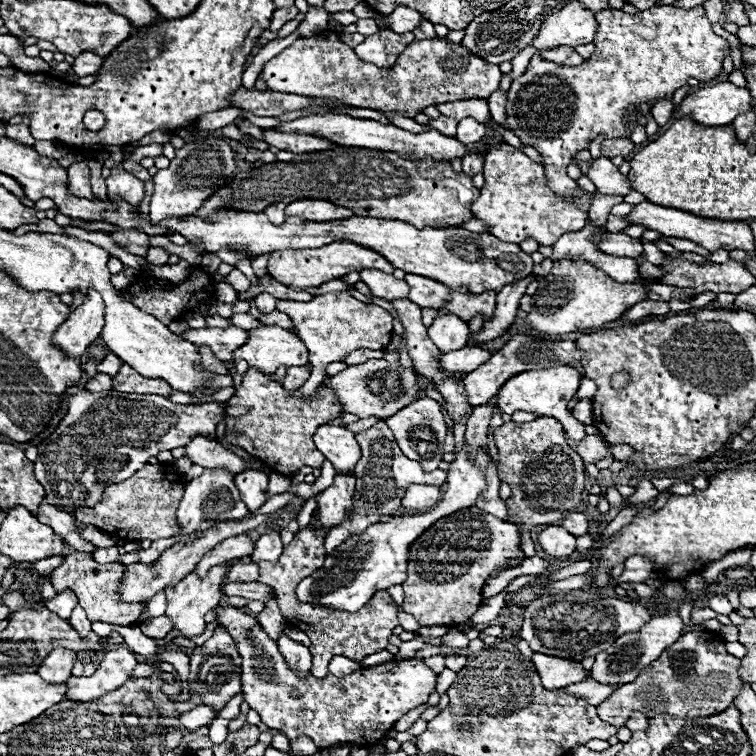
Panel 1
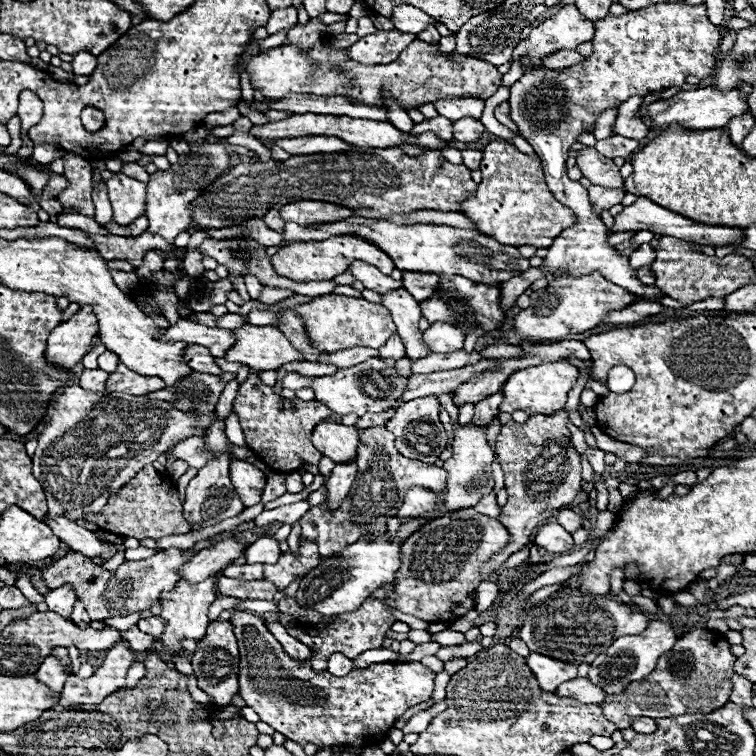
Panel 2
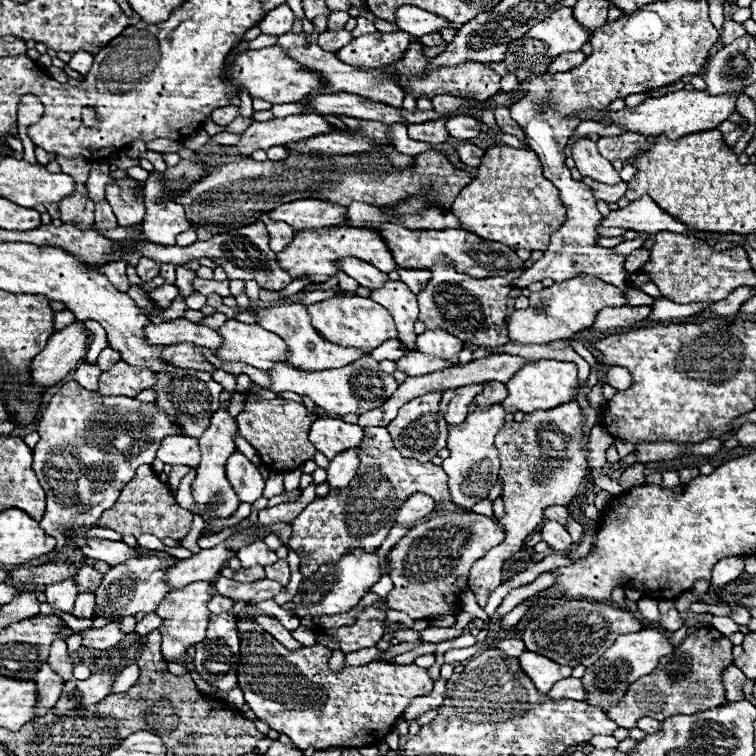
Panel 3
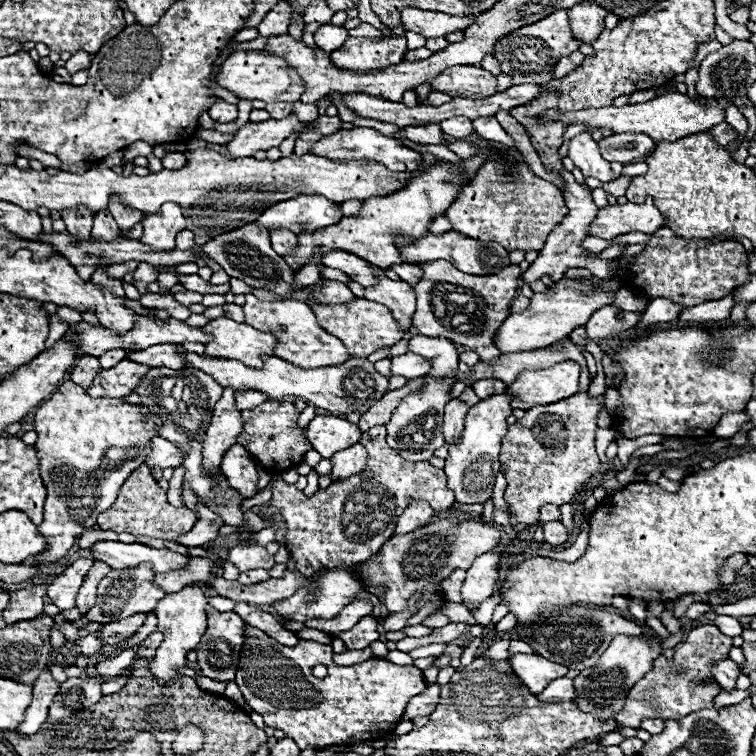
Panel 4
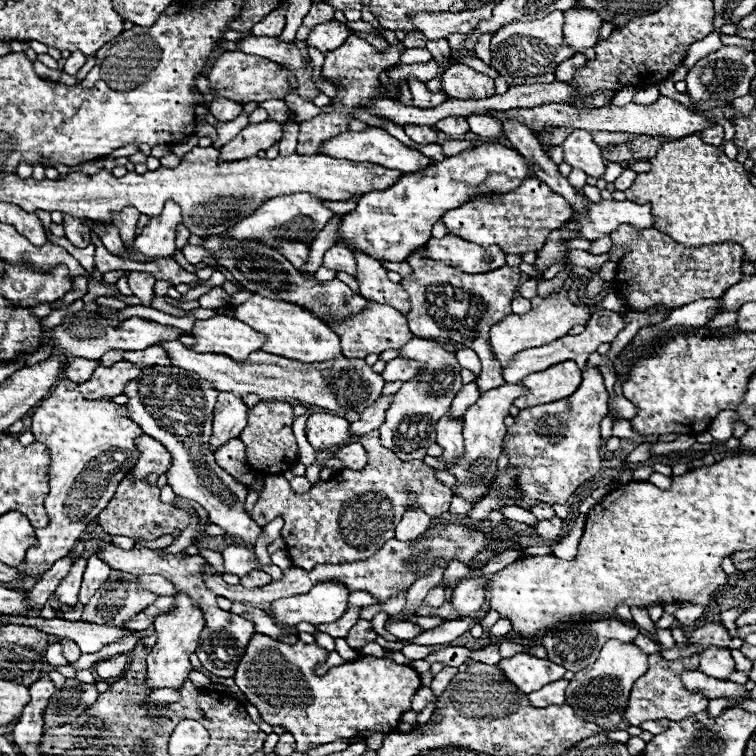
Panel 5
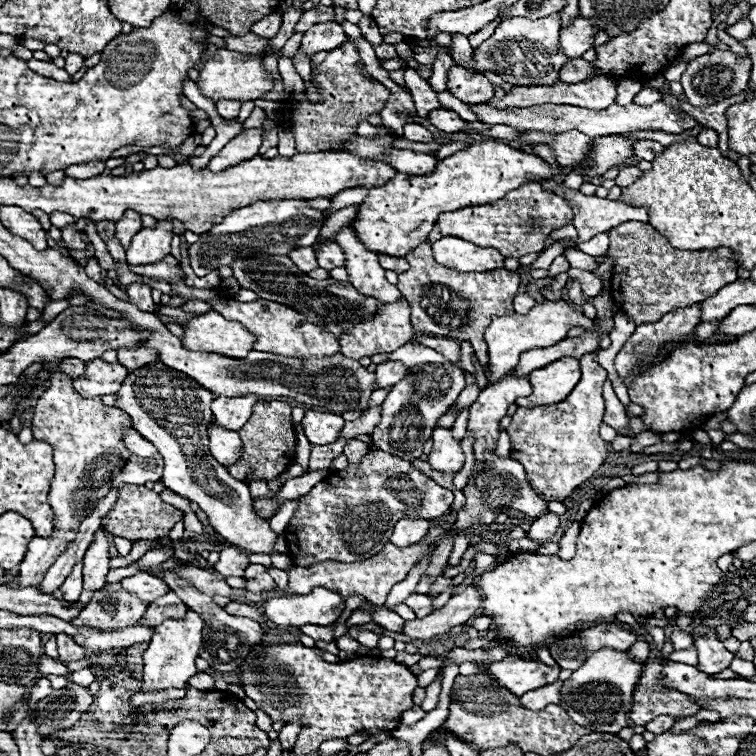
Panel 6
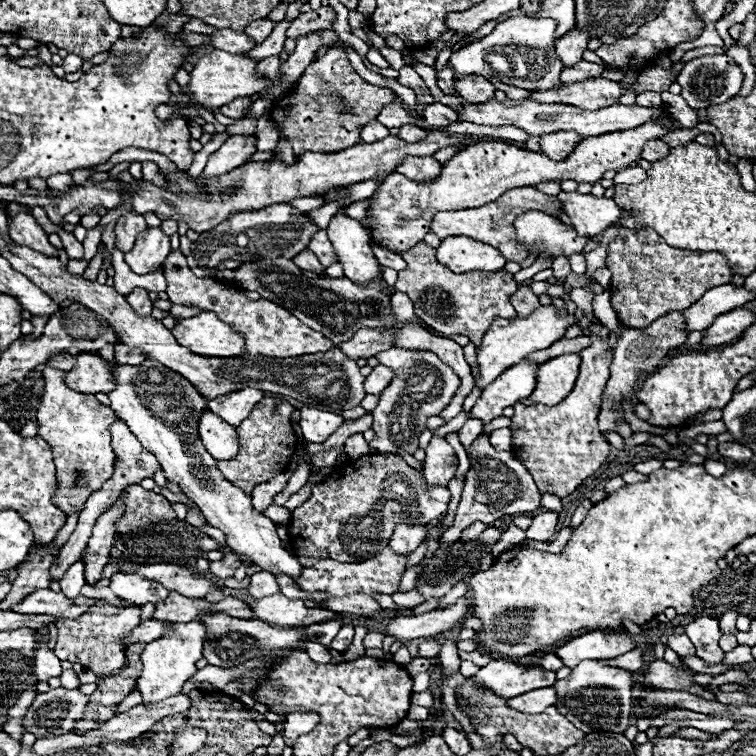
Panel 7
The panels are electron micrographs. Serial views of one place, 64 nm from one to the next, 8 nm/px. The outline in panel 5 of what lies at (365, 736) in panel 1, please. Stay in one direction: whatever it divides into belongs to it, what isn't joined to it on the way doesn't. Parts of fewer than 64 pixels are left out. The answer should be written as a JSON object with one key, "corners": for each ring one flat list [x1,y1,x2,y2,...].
{"corners":[[254,634,250,640,246,654,242,656,236,670,236,684,246,694,246,698,260,710,262,718,272,726,282,726,286,732,292,732,296,738,296,752,308,752,326,742,334,742,340,738,368,738,374,732,390,734,398,728,400,718,406,710,410,710,410,700,420,688,420,676,414,668,396,664,390,658,374,658,362,656,354,662,346,662,342,666,332,666,324,676,316,674,316,666,324,664,328,652,318,644,280,644,264,634]]}

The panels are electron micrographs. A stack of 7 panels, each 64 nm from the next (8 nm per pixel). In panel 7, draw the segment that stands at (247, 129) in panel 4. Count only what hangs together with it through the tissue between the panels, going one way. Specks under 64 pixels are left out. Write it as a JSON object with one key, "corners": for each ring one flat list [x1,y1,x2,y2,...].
{"corners":[[230,136,216,152,210,154,206,168,202,170,202,174,206,178,214,178,214,176,224,176,228,172,232,172,234,168,242,166,246,160,250,160,250,156,256,152,256,138,250,136]]}

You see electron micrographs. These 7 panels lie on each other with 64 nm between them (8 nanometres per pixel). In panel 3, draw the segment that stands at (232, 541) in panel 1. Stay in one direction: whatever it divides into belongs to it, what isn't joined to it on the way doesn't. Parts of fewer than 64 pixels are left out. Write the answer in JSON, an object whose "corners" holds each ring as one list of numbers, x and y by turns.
{"corners":[[218,544,208,550,200,550,200,554,194,554,182,560,178,566,168,568,166,584,170,590,176,590,192,582,212,582,218,576,220,568,224,568,232,556,234,550,226,548,224,544]]}

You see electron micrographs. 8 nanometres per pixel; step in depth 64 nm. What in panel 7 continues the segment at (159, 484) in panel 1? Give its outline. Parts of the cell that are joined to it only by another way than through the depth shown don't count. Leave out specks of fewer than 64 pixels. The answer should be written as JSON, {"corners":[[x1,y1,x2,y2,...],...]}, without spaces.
{"corners":[[130,486,126,492,126,500,128,500,126,514,118,522,118,528,116,528,118,534,144,532,152,524,176,518,176,512,172,510,170,502,152,490]]}

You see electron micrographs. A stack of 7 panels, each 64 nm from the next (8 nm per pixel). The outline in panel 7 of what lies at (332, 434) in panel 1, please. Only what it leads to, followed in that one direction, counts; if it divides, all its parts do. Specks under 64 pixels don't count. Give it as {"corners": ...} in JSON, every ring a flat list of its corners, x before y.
{"corners":[[300,408,300,426,306,442,324,442,340,428,344,418,340,414,322,412,314,408]]}

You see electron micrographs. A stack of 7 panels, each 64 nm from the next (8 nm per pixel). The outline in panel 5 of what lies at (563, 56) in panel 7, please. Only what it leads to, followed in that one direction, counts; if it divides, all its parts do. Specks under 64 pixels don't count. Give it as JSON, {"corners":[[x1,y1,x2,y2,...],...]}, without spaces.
{"corners":[[572,8,564,20,564,40,574,52,592,48,600,36,600,16,586,8]]}

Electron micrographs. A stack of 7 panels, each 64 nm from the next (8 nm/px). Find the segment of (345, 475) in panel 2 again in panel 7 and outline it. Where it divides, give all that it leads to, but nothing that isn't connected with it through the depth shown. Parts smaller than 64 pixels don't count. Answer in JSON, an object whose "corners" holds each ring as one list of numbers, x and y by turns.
{"corners":[[352,434,352,436,346,440,344,450,348,452,348,458,350,458,350,460,358,460,360,456,368,454,368,442,364,440,362,434]]}

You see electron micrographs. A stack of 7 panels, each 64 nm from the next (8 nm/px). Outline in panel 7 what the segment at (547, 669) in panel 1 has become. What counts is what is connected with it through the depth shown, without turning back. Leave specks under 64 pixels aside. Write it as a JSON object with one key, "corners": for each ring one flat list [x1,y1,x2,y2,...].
{"corners":[[492,660,482,666,472,680,500,698,520,696,532,688,548,688,556,682,556,672,542,666,520,666,506,660]]}

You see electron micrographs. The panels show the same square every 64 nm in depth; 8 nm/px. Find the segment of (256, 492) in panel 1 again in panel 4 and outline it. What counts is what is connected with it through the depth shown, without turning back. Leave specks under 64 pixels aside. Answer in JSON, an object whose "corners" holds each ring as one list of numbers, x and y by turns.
{"corners":[[234,444,224,452,220,468,228,476,230,486,242,492,244,498,252,498,256,494,258,470,242,444]]}

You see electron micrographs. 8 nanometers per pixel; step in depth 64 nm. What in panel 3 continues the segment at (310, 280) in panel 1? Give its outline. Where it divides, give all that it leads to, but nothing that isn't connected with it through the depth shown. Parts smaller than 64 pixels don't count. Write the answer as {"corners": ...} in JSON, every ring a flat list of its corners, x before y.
{"corners":[[346,222,342,226,330,228,330,230,300,232,300,234,294,236,292,244,286,250,276,254,280,266,292,278,312,276,314,282,326,282,334,272,338,272,338,266,334,262,344,258,344,256,356,256,360,260,368,260,372,266,380,268,386,274,398,268,396,260,392,260,392,252,388,252,388,246,384,244,382,236,374,228,354,228,354,226,346,224]]}

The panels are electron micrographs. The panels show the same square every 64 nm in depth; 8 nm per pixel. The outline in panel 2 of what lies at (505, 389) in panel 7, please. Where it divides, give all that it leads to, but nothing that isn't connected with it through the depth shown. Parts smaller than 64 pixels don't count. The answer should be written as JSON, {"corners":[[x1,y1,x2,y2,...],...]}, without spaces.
{"corners":[[474,422,470,424,452,424,454,428,454,440,452,440,452,458,444,462,444,468,448,470,448,488,444,496,444,510,436,512,434,516,442,516,444,512,460,510,460,508,472,508,480,502,482,496,492,492,494,478,492,478,492,462,494,462,494,452,486,440,486,432,490,424,476,426]]}

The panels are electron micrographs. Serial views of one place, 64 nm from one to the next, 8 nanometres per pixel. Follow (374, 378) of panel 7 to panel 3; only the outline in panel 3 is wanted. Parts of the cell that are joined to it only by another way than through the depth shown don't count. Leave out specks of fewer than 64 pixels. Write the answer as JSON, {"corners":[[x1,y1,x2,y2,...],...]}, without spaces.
{"corners":[[408,352,406,356,396,360,396,368,406,372,406,376,424,376,438,370,444,370,448,366,446,360,440,360,436,356,428,356,422,352]]}

